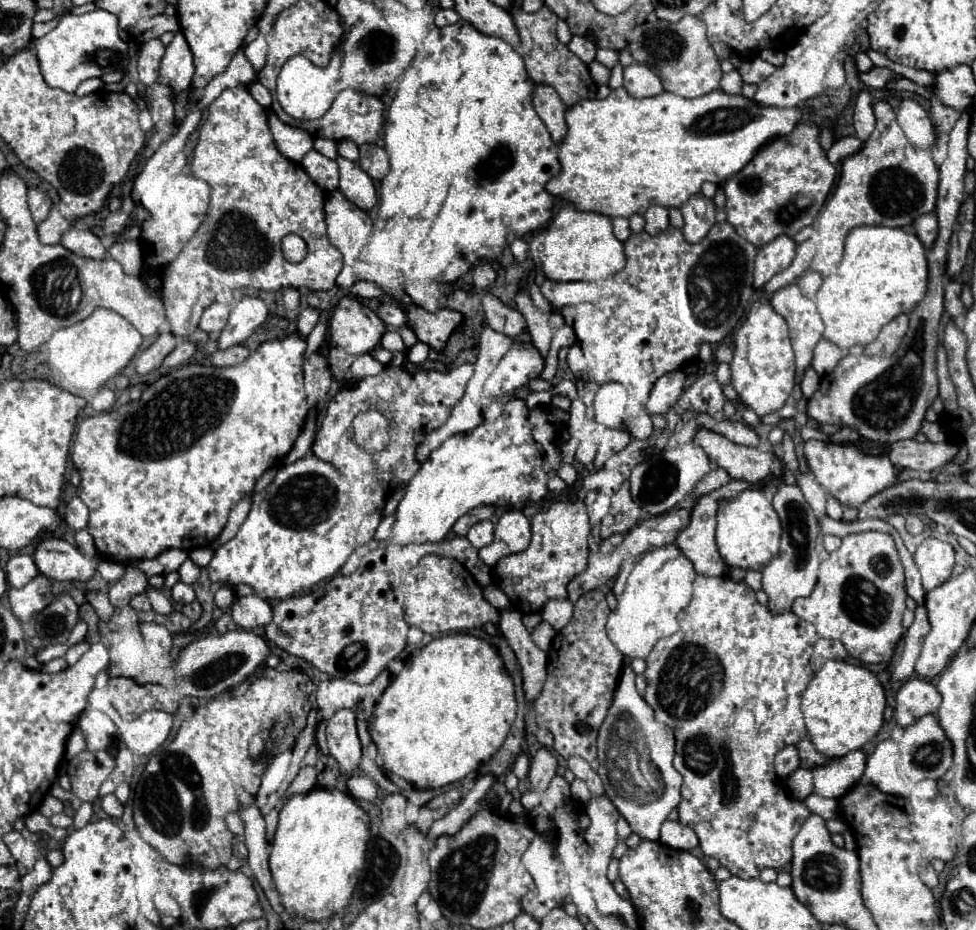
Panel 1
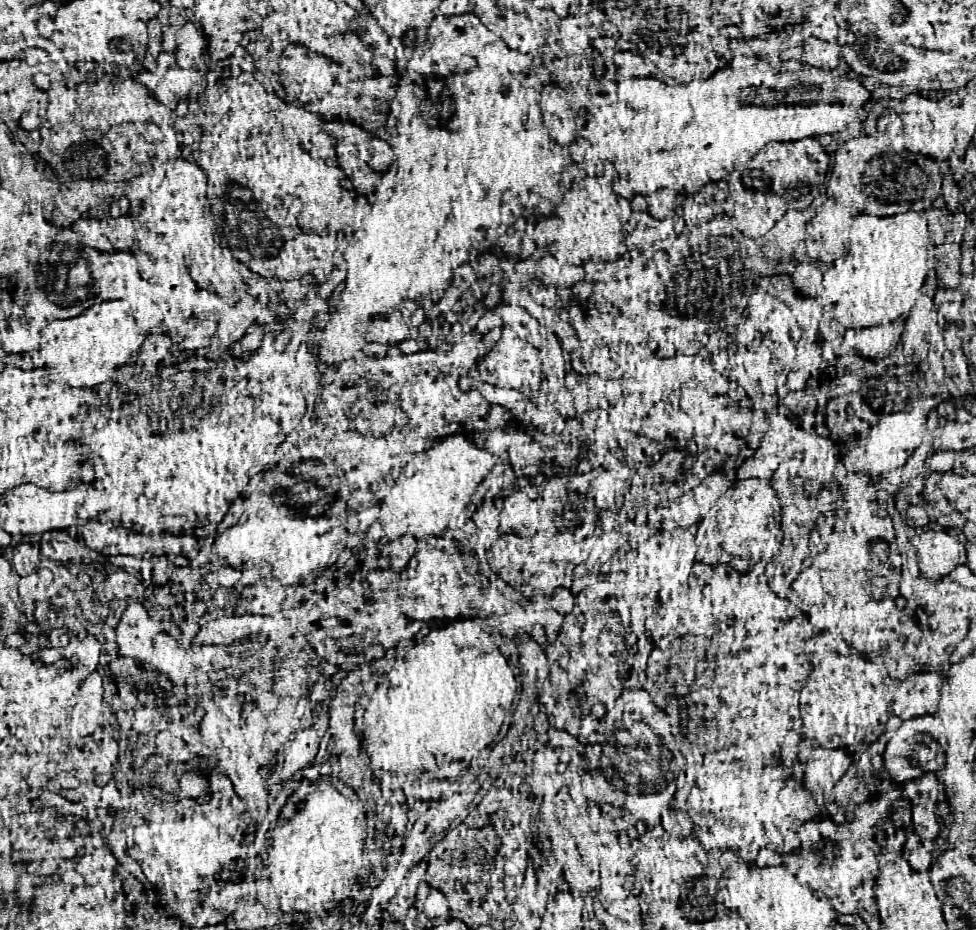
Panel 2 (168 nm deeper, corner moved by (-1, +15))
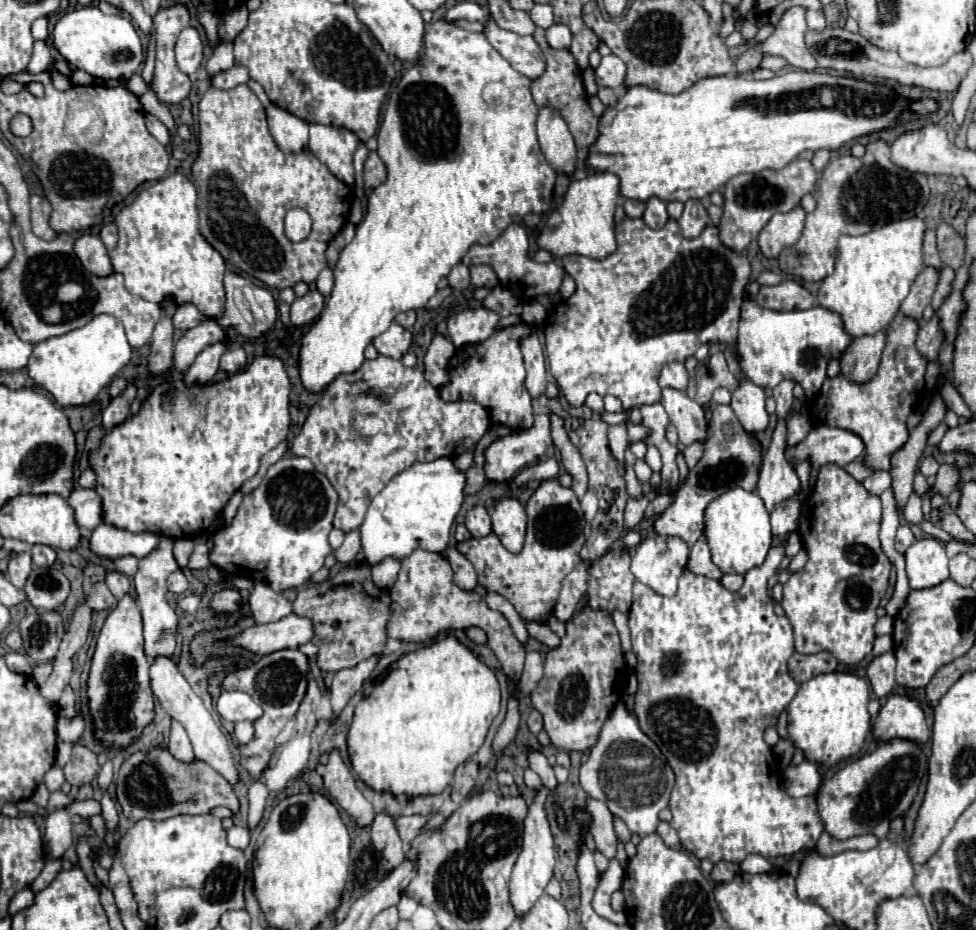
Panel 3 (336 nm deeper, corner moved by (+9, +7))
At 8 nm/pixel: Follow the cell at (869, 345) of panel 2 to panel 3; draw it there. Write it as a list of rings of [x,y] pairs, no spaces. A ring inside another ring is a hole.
[[[885,332],[853,338],[849,348],[841,356],[841,374],[849,376],[849,380],[853,382],[865,382],[873,378],[885,350],[885,342]]]

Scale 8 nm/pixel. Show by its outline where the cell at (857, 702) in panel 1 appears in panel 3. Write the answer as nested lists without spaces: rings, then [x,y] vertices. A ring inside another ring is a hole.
[[[849,672],[817,674],[799,686],[793,702],[787,706],[789,738],[805,752],[807,760],[835,764],[861,750],[871,728],[867,706],[869,684],[865,678]]]

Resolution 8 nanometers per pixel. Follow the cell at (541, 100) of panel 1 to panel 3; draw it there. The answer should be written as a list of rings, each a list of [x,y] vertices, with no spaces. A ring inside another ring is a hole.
[[[549,106],[539,108],[537,116],[537,136],[543,150],[543,156],[557,172],[573,174],[577,150],[575,140],[563,120],[563,116]]]

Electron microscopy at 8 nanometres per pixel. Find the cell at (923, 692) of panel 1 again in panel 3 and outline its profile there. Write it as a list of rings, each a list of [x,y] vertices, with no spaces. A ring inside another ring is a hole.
[[[891,694],[879,710],[873,734],[881,740],[905,736],[909,740],[921,740],[921,744],[925,744],[931,732],[925,720],[925,712],[915,698],[909,698],[905,694]]]

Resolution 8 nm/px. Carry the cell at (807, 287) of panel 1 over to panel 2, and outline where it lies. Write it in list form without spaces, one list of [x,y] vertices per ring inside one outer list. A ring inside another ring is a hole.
[[[801,262],[795,266],[791,280],[795,280],[795,288],[799,288],[799,292],[807,292],[807,296],[815,296],[821,282],[821,274],[813,262]]]

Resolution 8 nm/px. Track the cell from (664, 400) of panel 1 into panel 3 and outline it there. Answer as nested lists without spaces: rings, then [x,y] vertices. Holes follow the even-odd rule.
[[[681,362],[665,364],[661,374],[659,374],[659,386],[661,388],[675,388],[675,390],[685,390],[687,388],[687,370]]]

